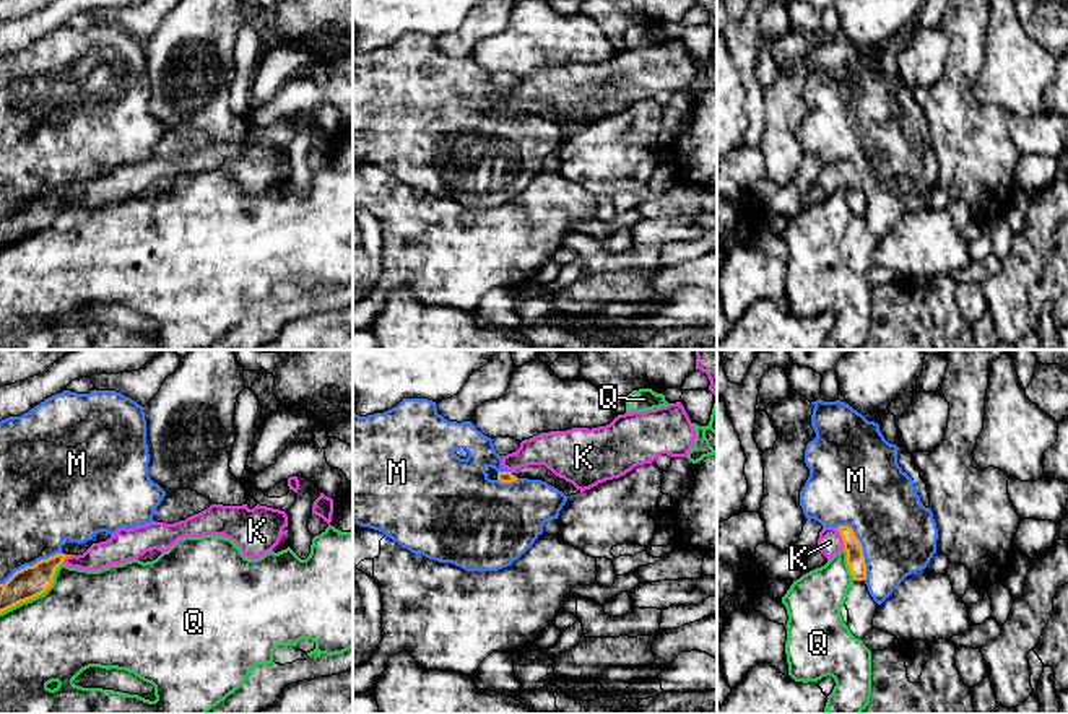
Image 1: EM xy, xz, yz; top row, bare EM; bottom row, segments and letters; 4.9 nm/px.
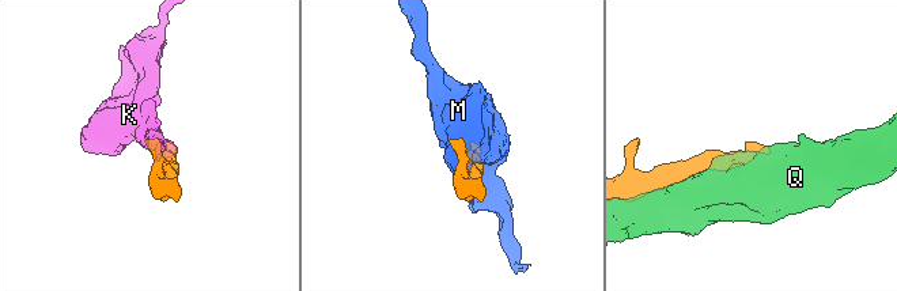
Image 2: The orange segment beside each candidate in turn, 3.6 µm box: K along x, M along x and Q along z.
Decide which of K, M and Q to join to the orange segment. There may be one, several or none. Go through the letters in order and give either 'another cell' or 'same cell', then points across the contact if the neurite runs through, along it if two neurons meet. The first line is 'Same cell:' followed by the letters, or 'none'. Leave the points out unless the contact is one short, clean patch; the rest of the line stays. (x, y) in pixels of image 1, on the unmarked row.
Same cell: K
K: same cell
M: another cell
Q: another cell

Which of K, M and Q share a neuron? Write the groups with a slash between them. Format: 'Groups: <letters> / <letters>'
Groups: K / M / Q

